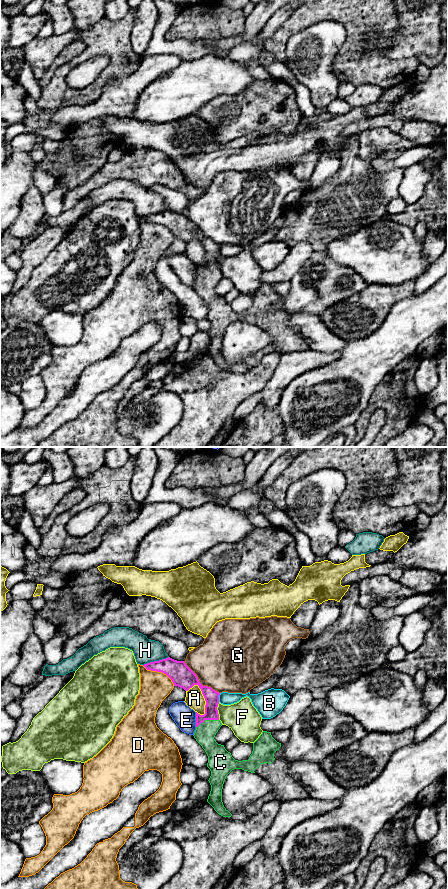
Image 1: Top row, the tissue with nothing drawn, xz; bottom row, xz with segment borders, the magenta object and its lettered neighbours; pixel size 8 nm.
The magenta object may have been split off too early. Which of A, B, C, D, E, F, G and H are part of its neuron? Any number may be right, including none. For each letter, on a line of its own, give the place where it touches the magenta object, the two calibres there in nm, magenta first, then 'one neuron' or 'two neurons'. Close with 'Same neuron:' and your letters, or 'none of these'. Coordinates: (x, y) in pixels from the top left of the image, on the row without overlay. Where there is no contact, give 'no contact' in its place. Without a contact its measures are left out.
A: xz (205, 251) | 170/150 nm | two neurons
B: xz (218, 249) | 120/110 nm | two neurons
C: xz (207, 271) | 120/160 nm | one neuron
D: xz (159, 223) | 180/240 nm | two neurons
E: xz (196, 271) | 120/180 nm | two neurons
F: xz (217, 263) | 120/260 nm | two neurons
G: xz (198, 233) | 180/440 nm | two neurons
H: xz (155, 213) | 180/200 nm | two neurons
Same neuron: C

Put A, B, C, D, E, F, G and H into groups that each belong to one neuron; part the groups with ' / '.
A / B / C / D / E / F / G / H

